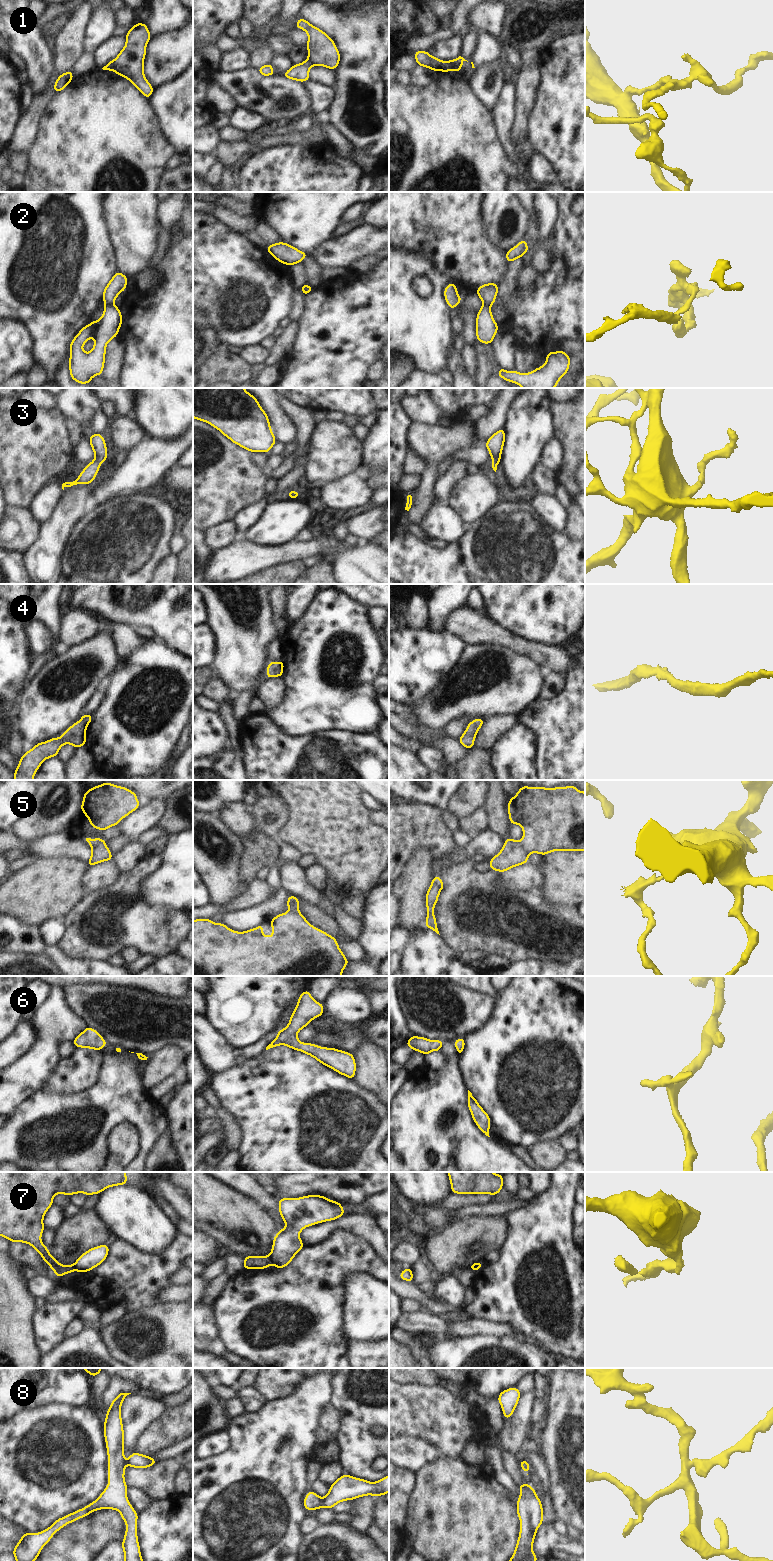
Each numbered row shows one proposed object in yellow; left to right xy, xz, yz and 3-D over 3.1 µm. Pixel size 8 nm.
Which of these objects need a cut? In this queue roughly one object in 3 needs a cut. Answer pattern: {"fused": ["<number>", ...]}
{"fused": ["1", "2", "7", "8"]}

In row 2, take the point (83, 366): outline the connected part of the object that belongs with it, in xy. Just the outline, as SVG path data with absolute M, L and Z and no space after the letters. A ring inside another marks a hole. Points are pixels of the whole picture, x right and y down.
M112 305L105 306L104 313L97 321L92 321L79 331L70 343L69 371L72 380L79 384L88 384L95 375L101 376L105 363L106 345L118 335L121 325L122 314L120 309ZM91 337L95 340L94 347L86 353L82 347Z

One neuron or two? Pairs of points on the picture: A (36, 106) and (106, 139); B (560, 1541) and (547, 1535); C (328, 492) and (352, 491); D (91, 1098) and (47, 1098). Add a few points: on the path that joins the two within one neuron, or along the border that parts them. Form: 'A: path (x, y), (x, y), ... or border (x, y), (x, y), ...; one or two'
A: border (55, 93), (50, 98), (41, 115), (36, 131); two
B: path (557, 1541), (553, 1541), (550, 1538); one
C: path (334, 492), (346, 492); one
D: path (80, 1101), (58, 1101); one

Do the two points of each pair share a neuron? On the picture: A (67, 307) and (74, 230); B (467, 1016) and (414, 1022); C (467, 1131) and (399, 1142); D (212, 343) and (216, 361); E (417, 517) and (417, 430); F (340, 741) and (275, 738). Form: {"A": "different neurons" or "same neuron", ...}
{"A": "same neuron", "B": "same neuron", "C": "same neuron", "D": "different neurons", "E": "same neuron", "F": "same neuron"}

